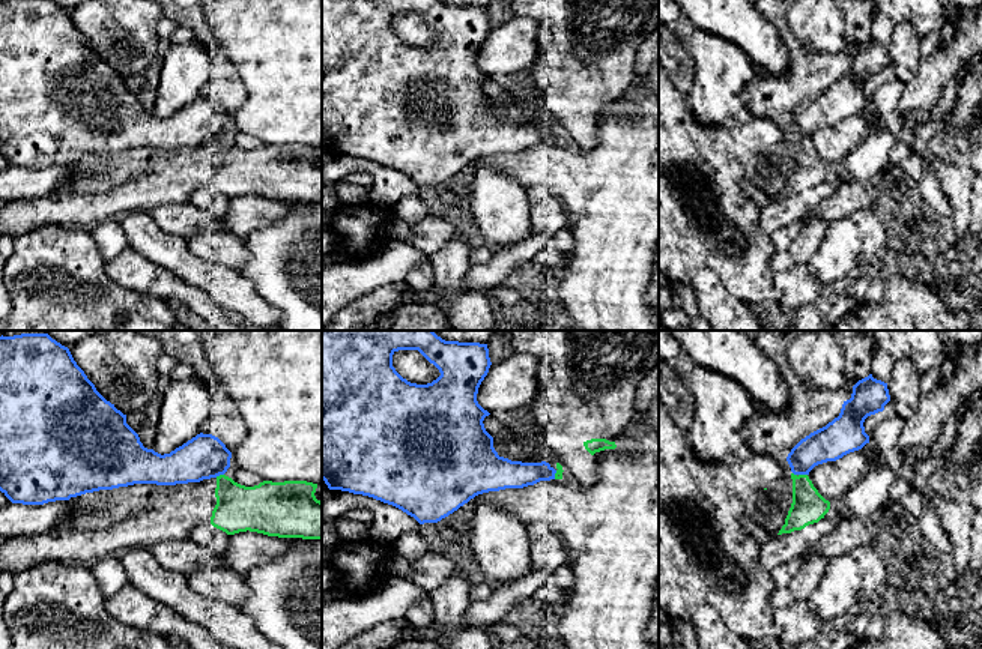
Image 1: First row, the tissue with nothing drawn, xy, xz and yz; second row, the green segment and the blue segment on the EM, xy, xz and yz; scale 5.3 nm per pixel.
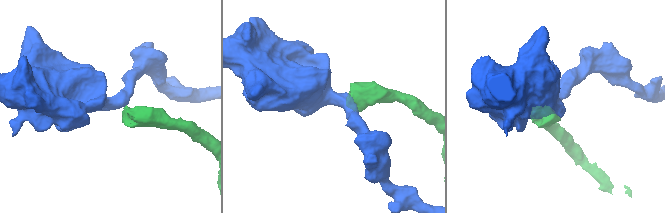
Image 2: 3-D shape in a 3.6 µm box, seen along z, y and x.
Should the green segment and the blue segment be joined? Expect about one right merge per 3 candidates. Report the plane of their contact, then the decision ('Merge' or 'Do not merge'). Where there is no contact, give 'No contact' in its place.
Touches green in yz. Do not merge

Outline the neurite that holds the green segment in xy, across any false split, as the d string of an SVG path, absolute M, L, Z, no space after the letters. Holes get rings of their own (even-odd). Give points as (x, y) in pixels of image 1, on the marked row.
M220 475L200 482L176 485L134 484L86 493L68 500L71 508L53 530L8 538L0 548L0 571L12 574L42 563L92 566L101 559L116 556L126 548L150 548L164 541L189 539L194 529L202 523L211 523L227 535L250 530L278 538L322 539L322 502L314 496L316 488L317 484L307 481L263 481L259 485L245 487L226 475Z

